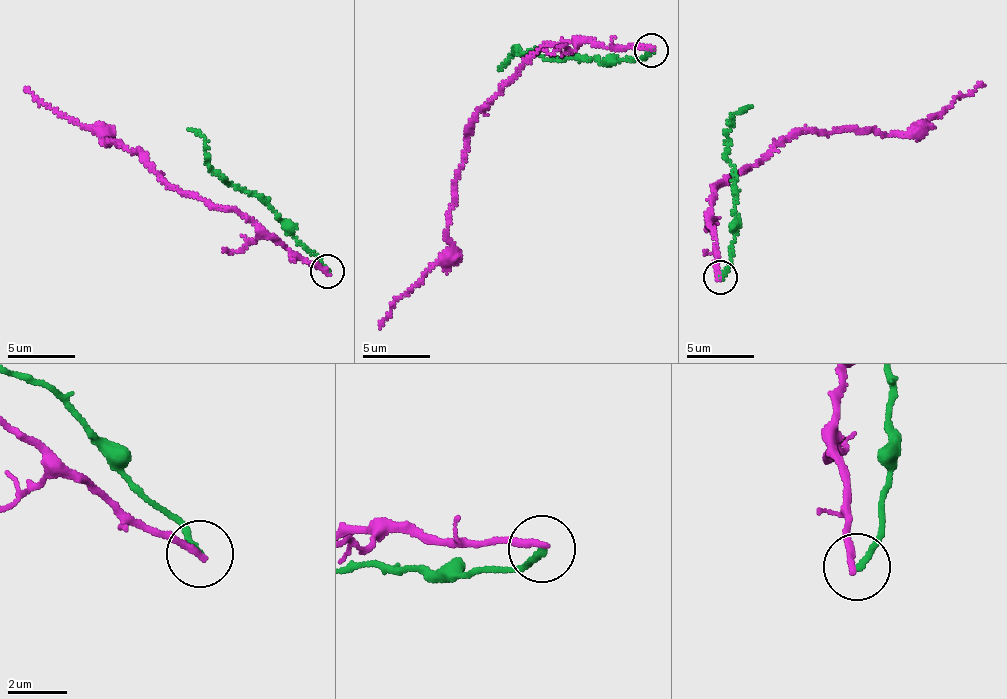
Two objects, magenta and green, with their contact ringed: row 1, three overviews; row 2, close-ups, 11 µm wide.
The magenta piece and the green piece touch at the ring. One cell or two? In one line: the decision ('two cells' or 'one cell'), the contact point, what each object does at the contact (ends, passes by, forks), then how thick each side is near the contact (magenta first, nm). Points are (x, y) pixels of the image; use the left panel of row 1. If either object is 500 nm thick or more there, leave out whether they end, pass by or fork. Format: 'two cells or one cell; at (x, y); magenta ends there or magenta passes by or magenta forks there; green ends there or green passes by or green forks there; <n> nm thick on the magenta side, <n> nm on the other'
two cells; at (327, 271); magenta ends there; green ends there; 240 nm thick on the magenta side, 200 nm on the other

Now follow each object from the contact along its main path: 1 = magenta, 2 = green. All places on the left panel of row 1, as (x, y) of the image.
1: (326, 271), (296, 259), (228, 210), (173, 188), (143, 155), (119, 141), (106, 143), (104, 138), (24, 90)
2: (326, 271), (255, 195), (232, 185), (216, 172), (204, 140), (188, 129)

